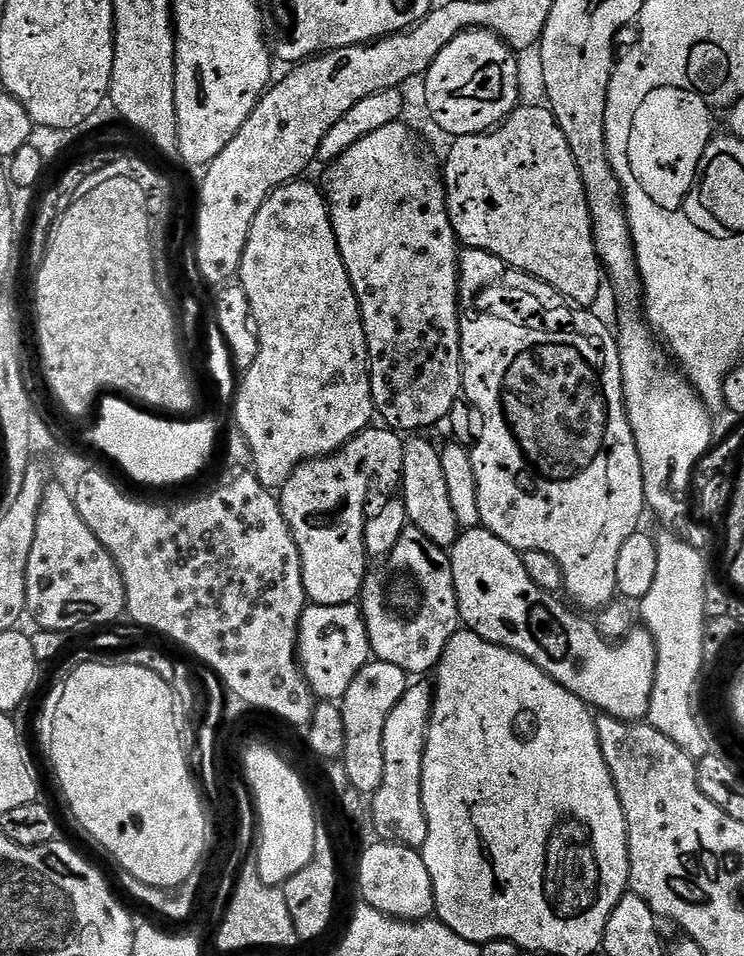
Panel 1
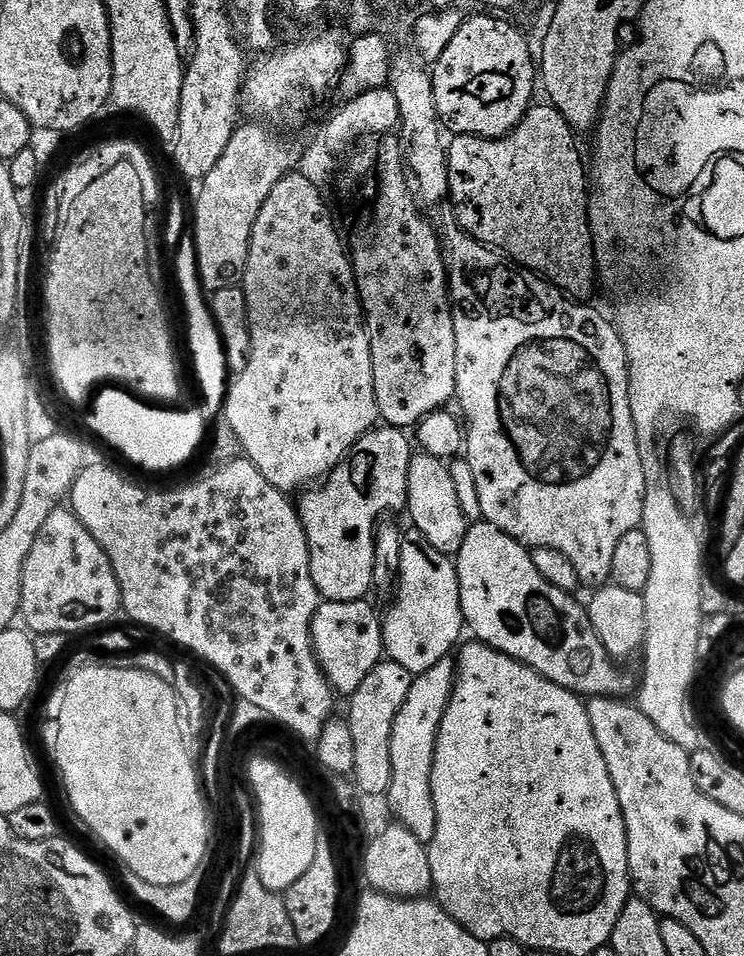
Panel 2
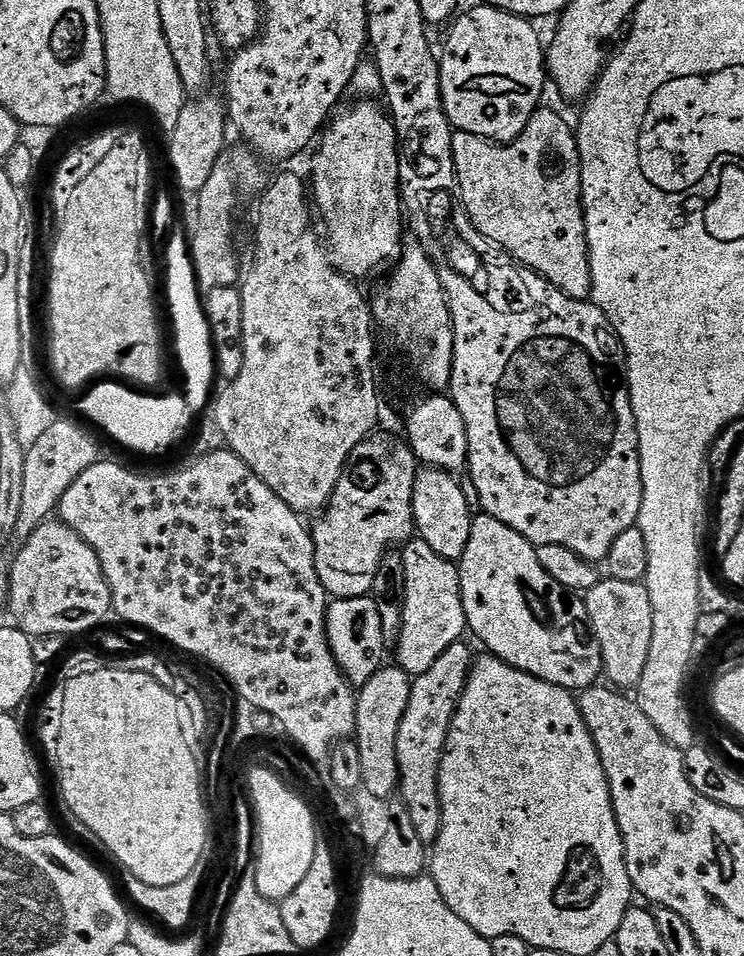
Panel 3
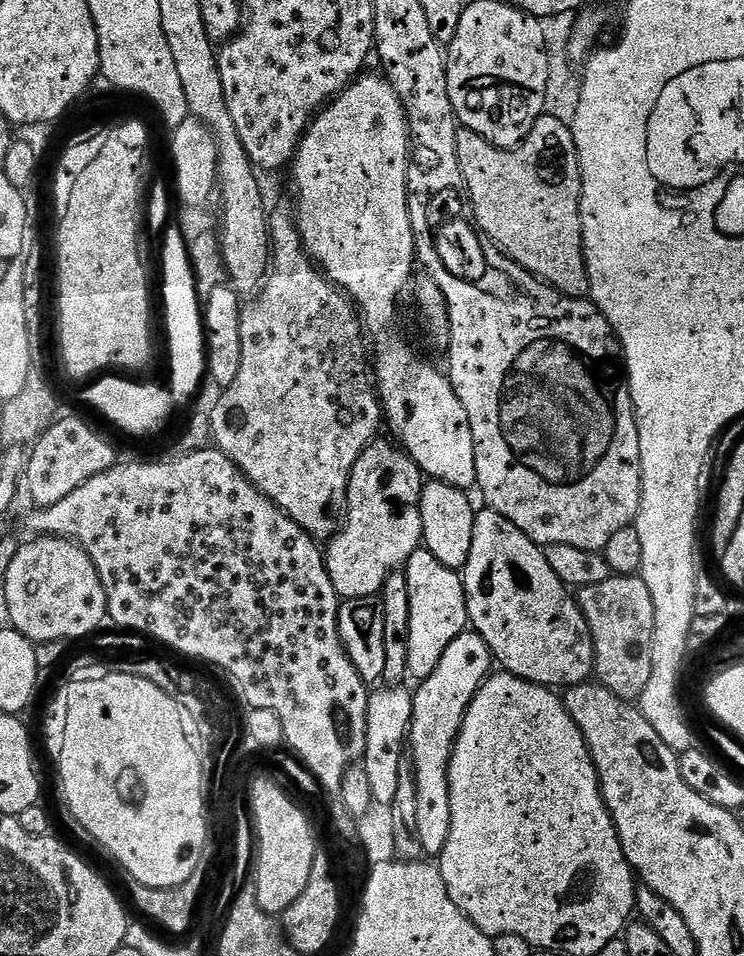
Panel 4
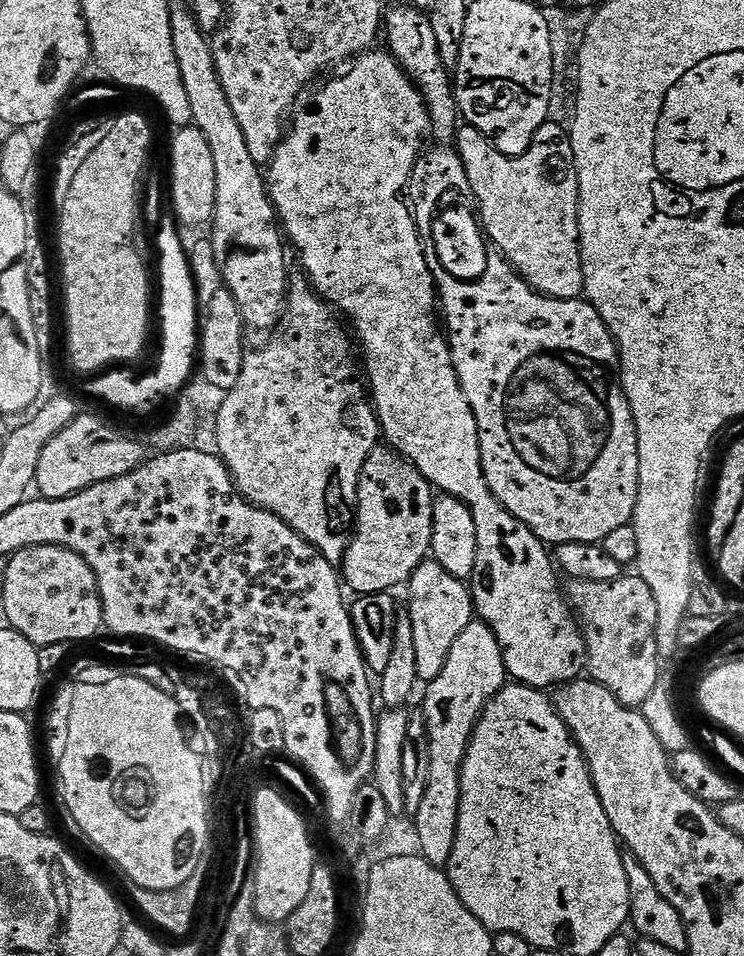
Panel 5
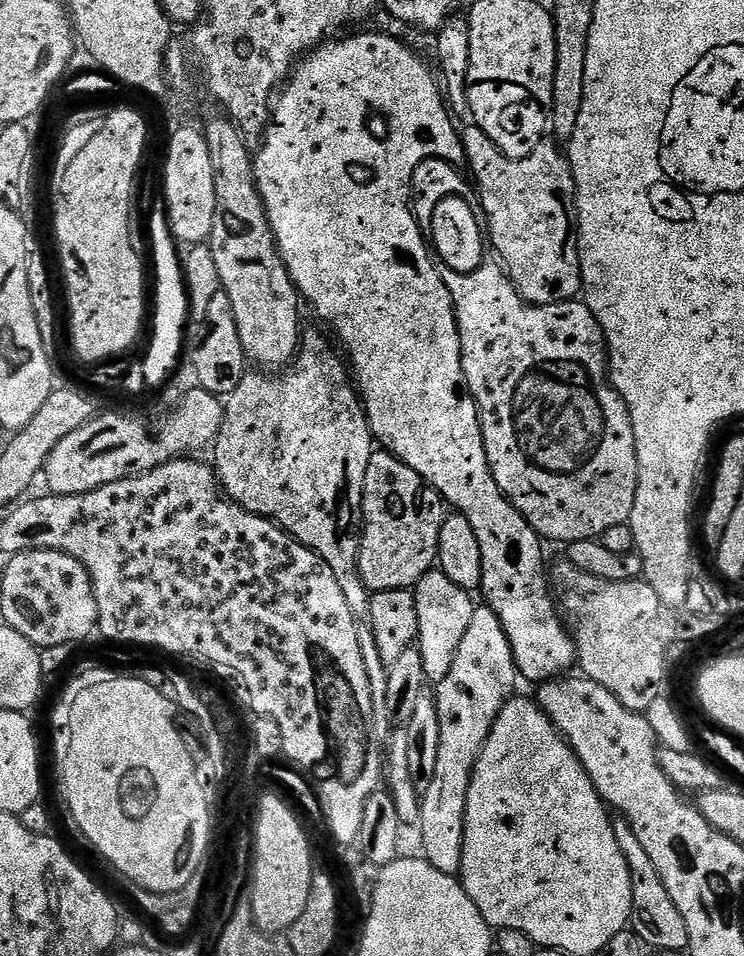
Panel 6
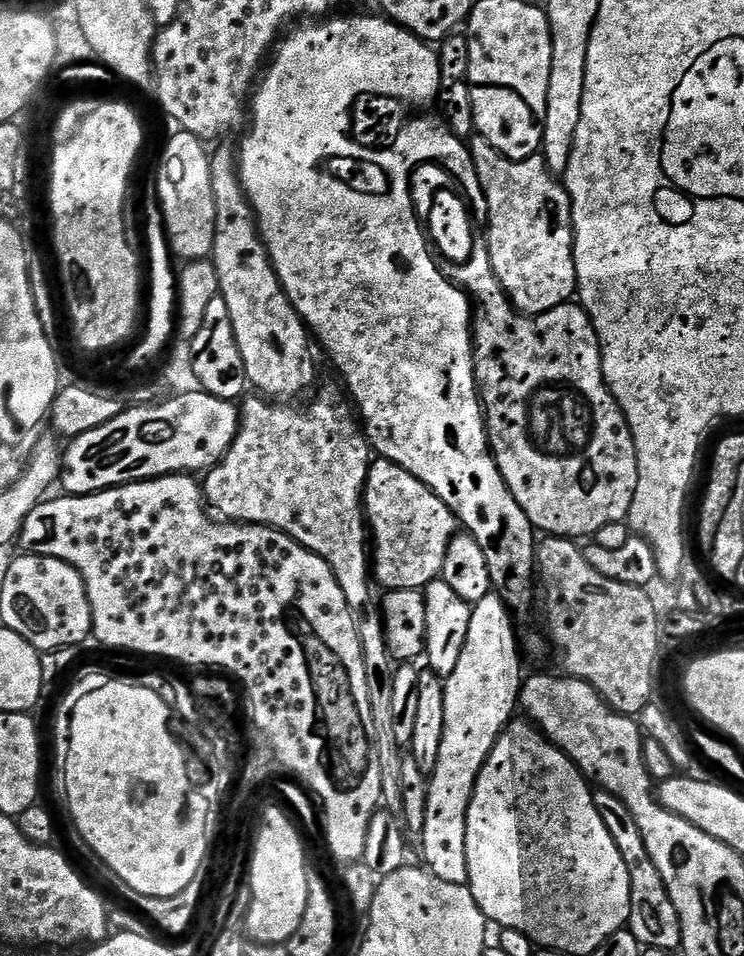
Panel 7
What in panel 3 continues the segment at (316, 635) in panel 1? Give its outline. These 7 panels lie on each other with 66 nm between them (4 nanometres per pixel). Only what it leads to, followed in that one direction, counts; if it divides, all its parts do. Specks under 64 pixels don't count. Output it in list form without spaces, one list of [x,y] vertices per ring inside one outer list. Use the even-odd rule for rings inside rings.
[[[371,595],[345,600],[333,599],[328,606],[326,630],[334,658],[352,685],[370,682],[379,668],[385,667],[386,645],[382,634],[382,617],[378,614],[378,606],[372,601]]]

